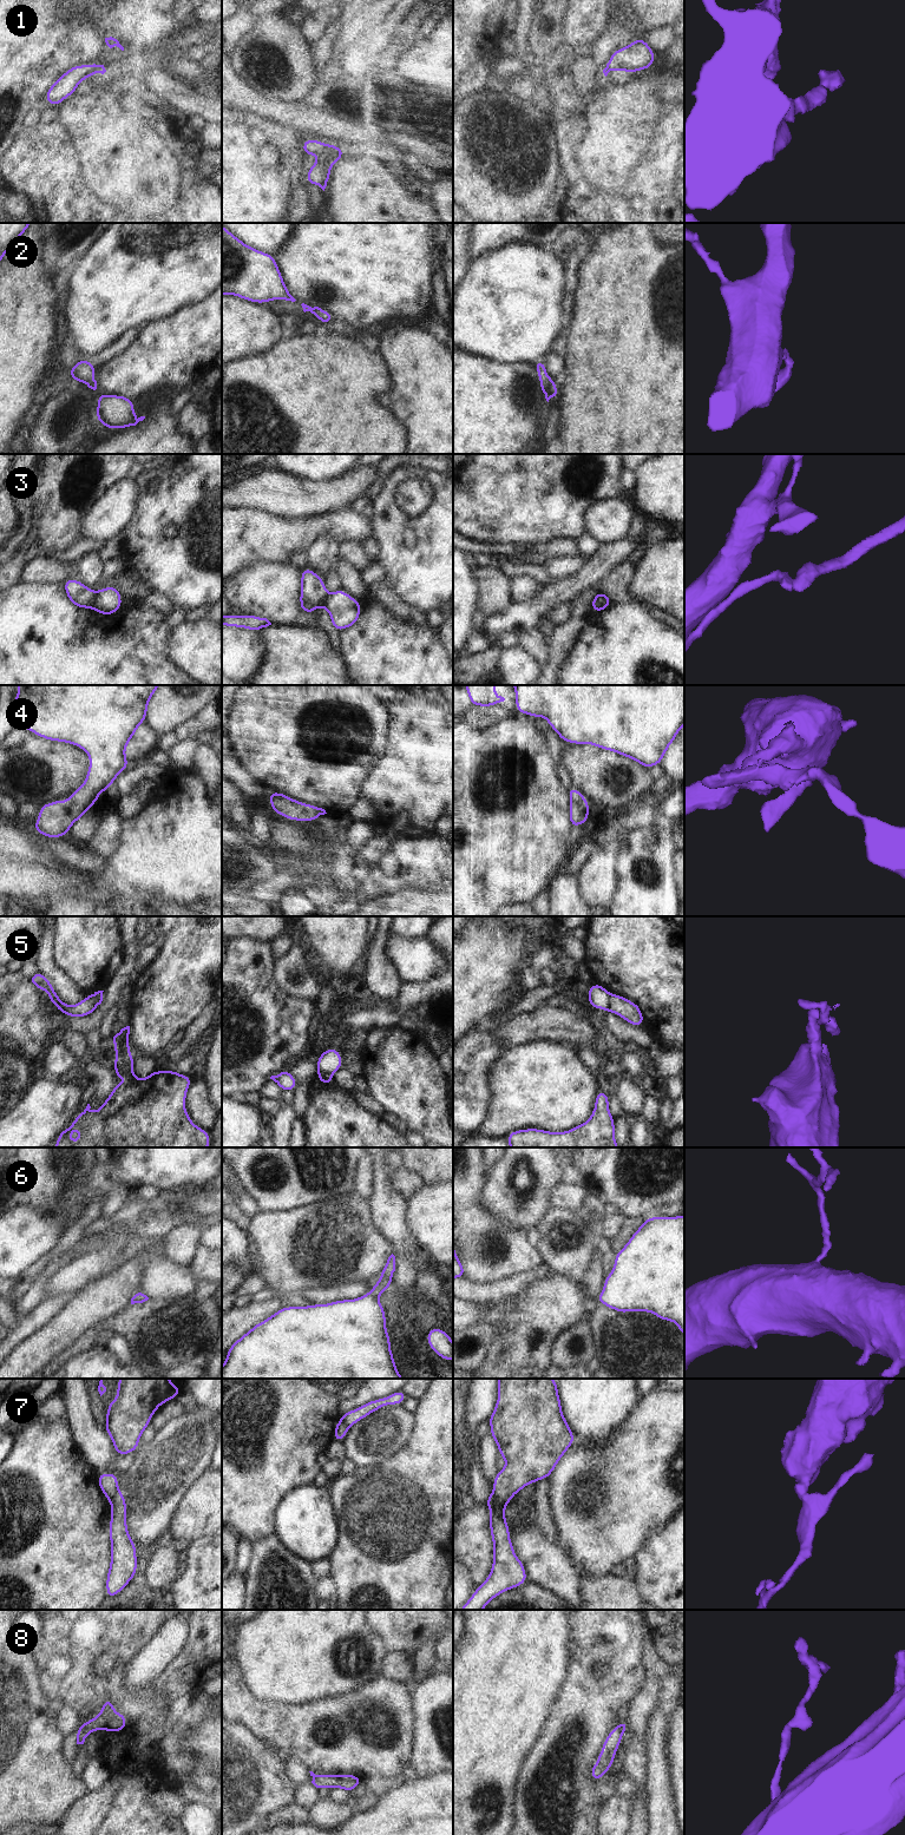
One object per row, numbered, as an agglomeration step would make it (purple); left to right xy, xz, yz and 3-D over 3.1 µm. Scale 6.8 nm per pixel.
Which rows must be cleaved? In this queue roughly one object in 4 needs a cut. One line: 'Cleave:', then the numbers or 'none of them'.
Cleave: 3, 5, 7, 8

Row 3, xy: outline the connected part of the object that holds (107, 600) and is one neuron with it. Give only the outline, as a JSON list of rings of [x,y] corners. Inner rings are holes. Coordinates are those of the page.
[[[107,586],[96,593],[93,610],[103,616],[111,616],[122,609],[123,601],[118,587]]]

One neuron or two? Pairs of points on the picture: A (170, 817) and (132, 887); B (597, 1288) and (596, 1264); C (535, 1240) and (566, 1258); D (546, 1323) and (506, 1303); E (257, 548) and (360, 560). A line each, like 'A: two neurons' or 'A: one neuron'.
A: one neuron
B: one neuron
C: two neurons
D: two neurons
E: two neurons

